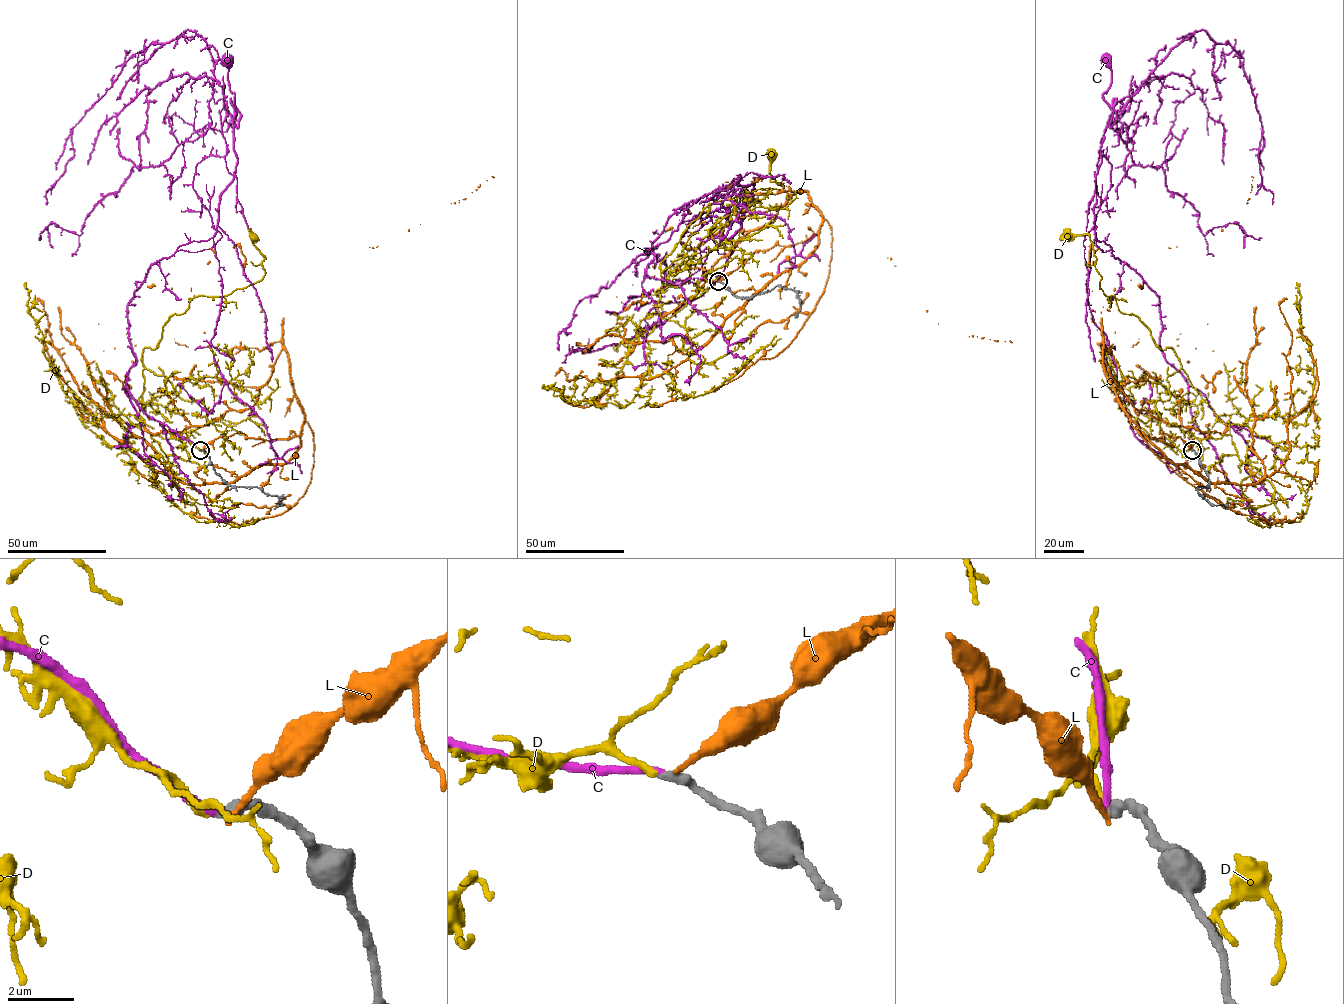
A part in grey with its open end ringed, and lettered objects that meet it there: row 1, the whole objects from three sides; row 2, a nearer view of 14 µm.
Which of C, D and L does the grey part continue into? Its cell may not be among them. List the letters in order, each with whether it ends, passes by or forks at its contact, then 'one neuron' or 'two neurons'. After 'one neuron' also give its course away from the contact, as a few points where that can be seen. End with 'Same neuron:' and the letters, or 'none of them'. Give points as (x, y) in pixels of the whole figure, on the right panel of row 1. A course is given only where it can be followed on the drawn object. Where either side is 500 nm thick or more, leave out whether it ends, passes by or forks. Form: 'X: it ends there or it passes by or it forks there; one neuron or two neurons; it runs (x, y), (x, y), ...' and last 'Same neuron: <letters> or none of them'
C: it ends there; one neuron; it runs (1192, 450), (1188, 383), (1160, 349), (1159, 298), (1094, 228), (1100, 148), (1116, 120), (1105, 61)
D: it ends there; two neurons
L: it ends there; two neurons
Same neuron: C

